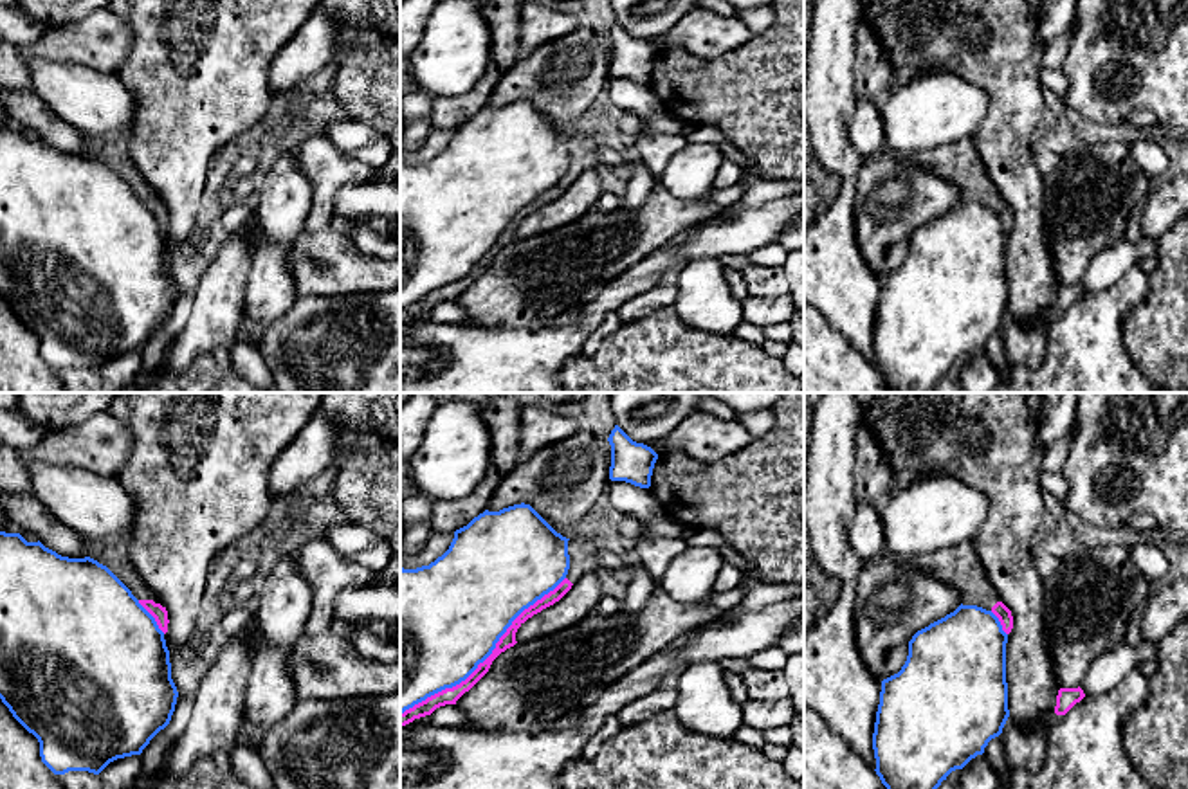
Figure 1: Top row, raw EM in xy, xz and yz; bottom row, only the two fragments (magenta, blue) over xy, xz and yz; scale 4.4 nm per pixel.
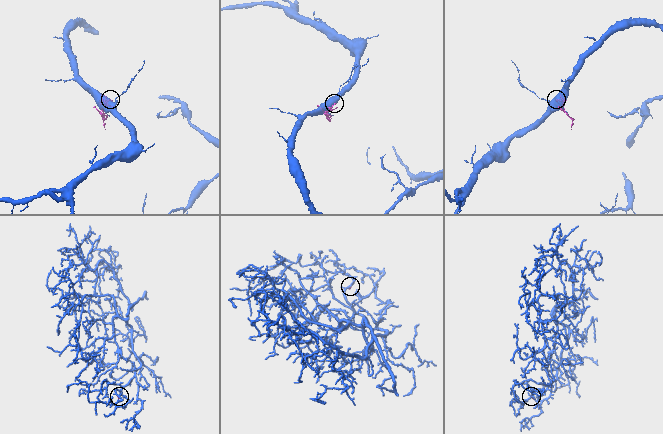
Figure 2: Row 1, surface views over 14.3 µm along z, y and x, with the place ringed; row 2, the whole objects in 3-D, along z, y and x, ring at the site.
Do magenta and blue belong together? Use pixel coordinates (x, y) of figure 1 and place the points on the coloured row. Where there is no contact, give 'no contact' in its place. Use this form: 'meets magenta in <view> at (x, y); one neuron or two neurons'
meets magenta in xz at (489, 656); one neuron

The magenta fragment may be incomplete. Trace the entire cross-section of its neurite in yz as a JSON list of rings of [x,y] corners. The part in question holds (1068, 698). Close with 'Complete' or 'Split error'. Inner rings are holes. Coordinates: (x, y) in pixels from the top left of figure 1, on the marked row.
[[[1060,688],[1056,695],[1056,715],[1065,715],[1076,703],[1080,703],[1085,697],[1083,690],[1078,688]]]. Complete

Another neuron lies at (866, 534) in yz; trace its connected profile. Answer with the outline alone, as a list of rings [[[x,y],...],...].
[[[854,504],[854,515],[849,526],[849,546],[862,566],[878,562],[887,555],[883,522],[874,504]]]

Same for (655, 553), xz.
[[[681,535],[647,537],[636,544],[636,557],[647,575],[658,584],[669,564],[689,548]]]

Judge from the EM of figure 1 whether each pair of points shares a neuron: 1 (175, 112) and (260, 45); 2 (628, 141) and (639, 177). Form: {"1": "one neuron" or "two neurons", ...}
{"1": "one neuron", "2": "one neuron"}

